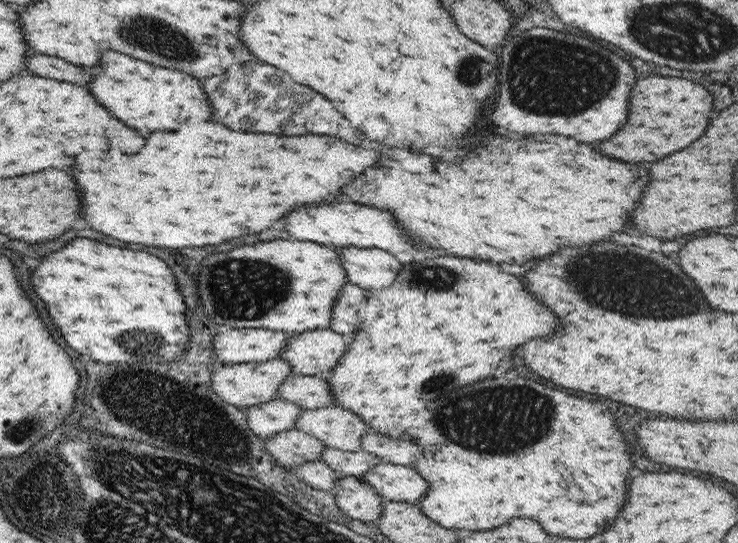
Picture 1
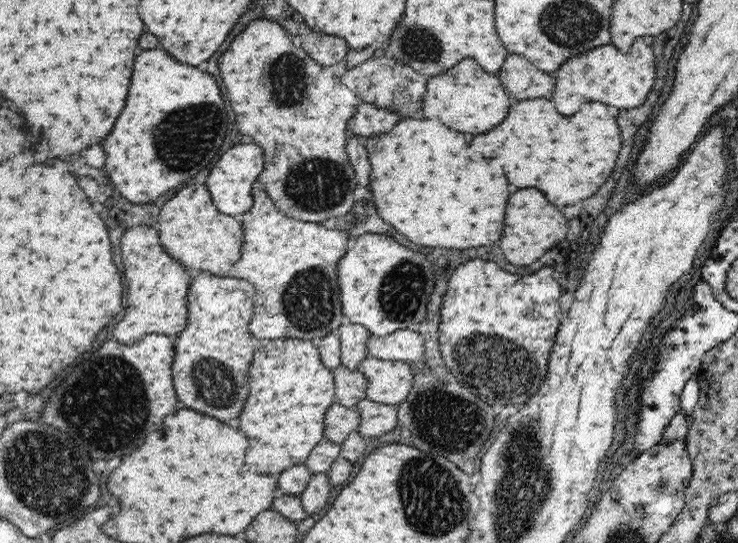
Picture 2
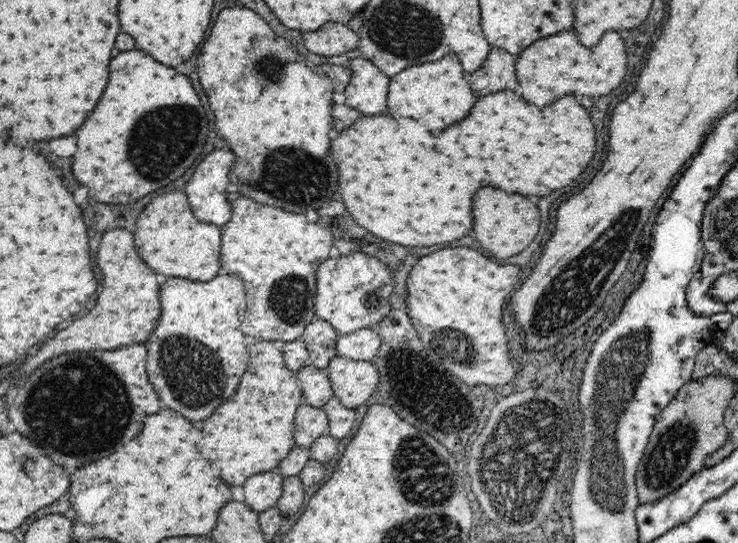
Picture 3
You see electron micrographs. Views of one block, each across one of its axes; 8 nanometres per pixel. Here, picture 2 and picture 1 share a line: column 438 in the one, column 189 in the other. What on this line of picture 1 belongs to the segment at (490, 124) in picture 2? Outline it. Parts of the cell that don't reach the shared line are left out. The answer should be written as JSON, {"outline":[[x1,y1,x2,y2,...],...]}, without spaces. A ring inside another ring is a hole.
{"outline":[[109,50,101,54,99,66,93,70,95,74,87,86,89,92,117,120,121,120,129,128,135,128,141,137,149,136,151,132,177,132,185,120,207,120,211,116,211,108,207,96,203,94,203,86,193,76,187,76,184,72,161,68,150,62,137,60,119,52,109,52]]}

